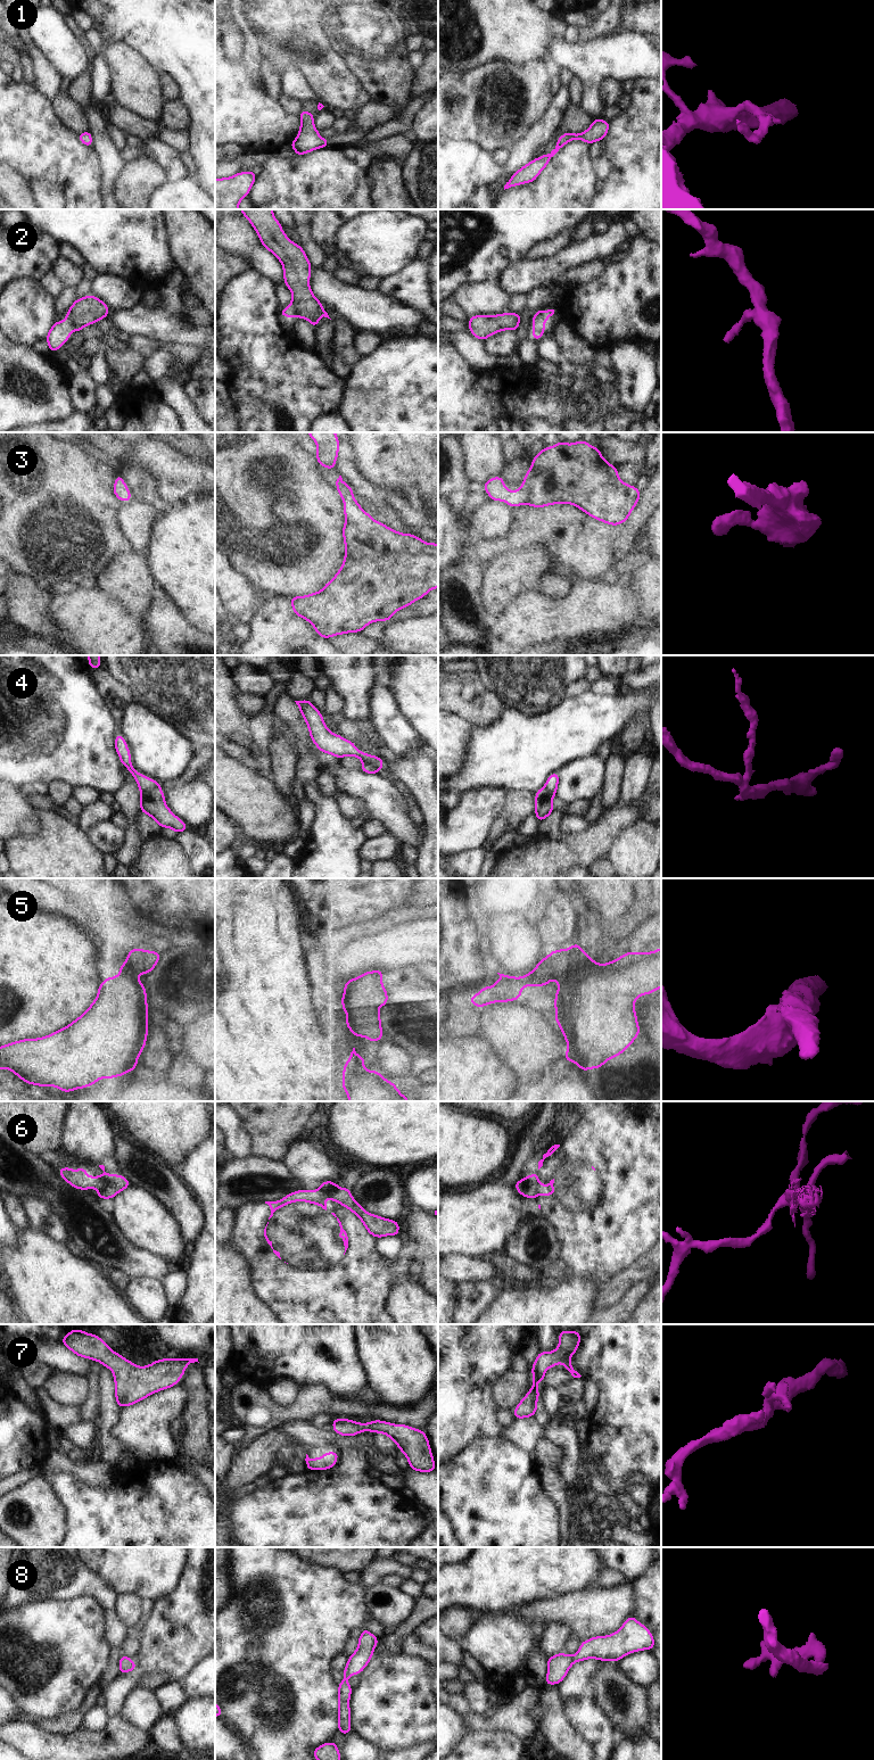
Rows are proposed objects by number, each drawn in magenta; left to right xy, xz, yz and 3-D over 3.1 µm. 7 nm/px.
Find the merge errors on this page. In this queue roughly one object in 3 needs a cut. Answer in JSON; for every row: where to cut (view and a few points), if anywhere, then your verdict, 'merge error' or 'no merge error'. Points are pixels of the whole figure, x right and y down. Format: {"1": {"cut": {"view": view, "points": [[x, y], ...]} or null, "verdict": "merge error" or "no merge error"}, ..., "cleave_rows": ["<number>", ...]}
{"1": {"cut": null, "verdict": "no merge error"}, "2": {"cut": {"view": "yz", "points": [[532, 321], [543, 323]]}, "verdict": "merge error"}, "3": {"cut": null, "verdict": "no merge error"}, "4": {"cut": {"view": "xy", "points": [[159, 786], [140, 792]]}, "verdict": "merge error"}, "5": {"cut": {"view": "yz", "points": [[592, 960], [577, 965], [572, 973], [557, 981]]}, "verdict": "merge error"}, "6": {"cut": {"view": "xz", "points": [[318, 1189], [336, 1194], [341, 1203]]}, "verdict": "merge error"}, "7": {"cut": null, "verdict": "no merge error"}, "8": {"cut": null, "verdict": "no merge error"}, "cleave_rows": ["2", "4", "5", "6"]}

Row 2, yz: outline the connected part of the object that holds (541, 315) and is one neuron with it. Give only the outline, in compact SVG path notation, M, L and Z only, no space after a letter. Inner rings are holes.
M537 309L531 322L533 321L538 321L541 323L544 323L549 320L550 316L552 316L554 314L554 309L547 309L547 311L543 311L543 309Z

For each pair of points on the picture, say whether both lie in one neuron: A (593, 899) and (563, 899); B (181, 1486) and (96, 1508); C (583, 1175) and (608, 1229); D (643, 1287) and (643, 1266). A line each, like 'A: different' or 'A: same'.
A: different
B: same
C: same
D: different

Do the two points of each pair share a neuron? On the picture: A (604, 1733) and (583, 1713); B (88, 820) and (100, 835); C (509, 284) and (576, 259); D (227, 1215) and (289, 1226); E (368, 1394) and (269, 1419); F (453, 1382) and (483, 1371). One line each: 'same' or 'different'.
A: same
B: different
C: same
D: different
E: different
F: same

